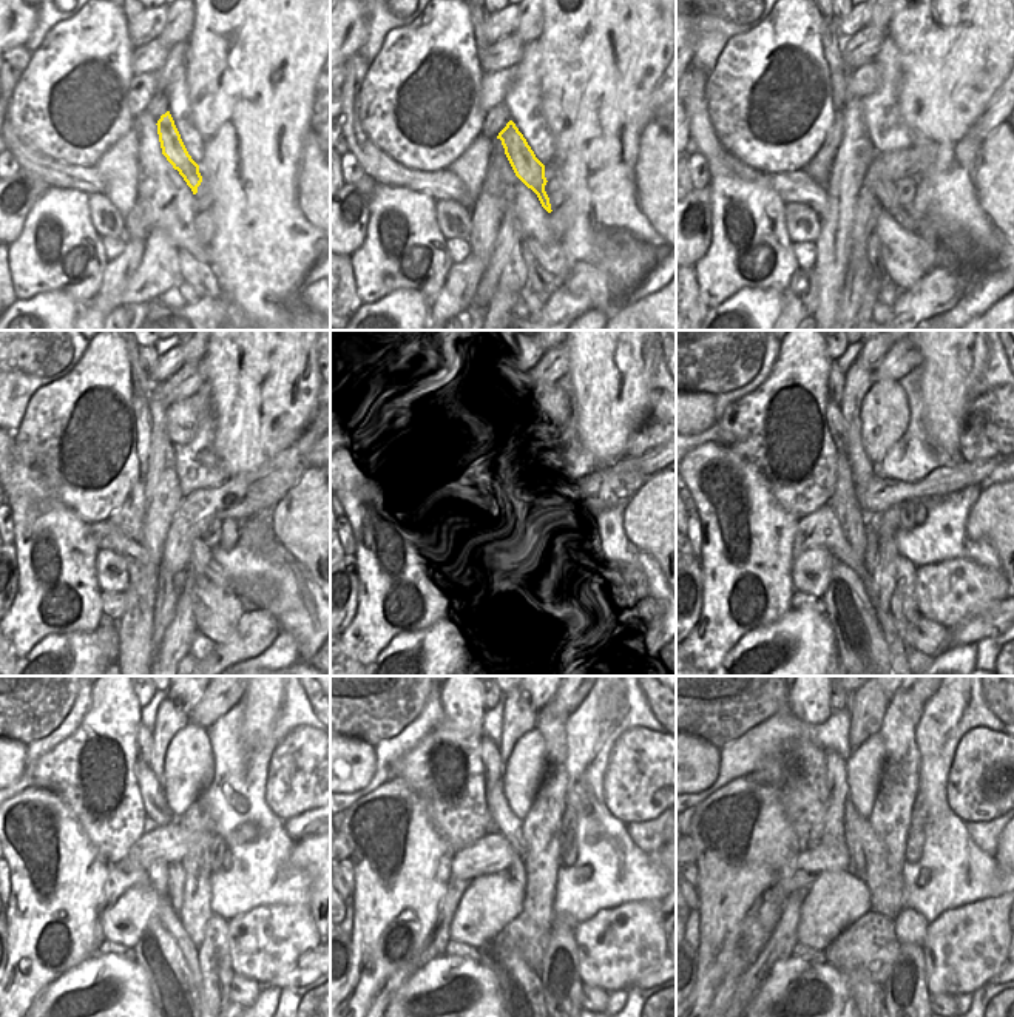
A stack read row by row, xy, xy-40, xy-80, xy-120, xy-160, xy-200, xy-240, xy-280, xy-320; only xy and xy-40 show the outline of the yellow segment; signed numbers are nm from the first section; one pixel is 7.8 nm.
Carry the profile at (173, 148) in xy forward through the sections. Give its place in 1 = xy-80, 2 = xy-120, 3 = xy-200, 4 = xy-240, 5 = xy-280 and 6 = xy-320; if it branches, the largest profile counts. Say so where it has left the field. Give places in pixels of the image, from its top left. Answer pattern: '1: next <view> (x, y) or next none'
1: next xy-80 (885, 190)
2: next xy-120 (201, 553)
3: next xy-200 (905, 611)
4: next xy-240 (216, 971)
5: next xy-280 (561, 977)
6: next xy-320 (905, 989)

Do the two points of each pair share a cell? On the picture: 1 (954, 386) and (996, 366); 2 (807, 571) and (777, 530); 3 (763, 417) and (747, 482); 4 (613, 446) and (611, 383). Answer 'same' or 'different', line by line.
1: different
2: different
3: different
4: same

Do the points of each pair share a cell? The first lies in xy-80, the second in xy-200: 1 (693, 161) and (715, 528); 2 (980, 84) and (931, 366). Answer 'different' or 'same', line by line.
1: different
2: same

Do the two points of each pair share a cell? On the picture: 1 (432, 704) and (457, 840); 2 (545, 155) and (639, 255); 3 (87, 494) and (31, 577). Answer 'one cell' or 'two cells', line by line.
1: two cells
2: two cells
3: two cells

